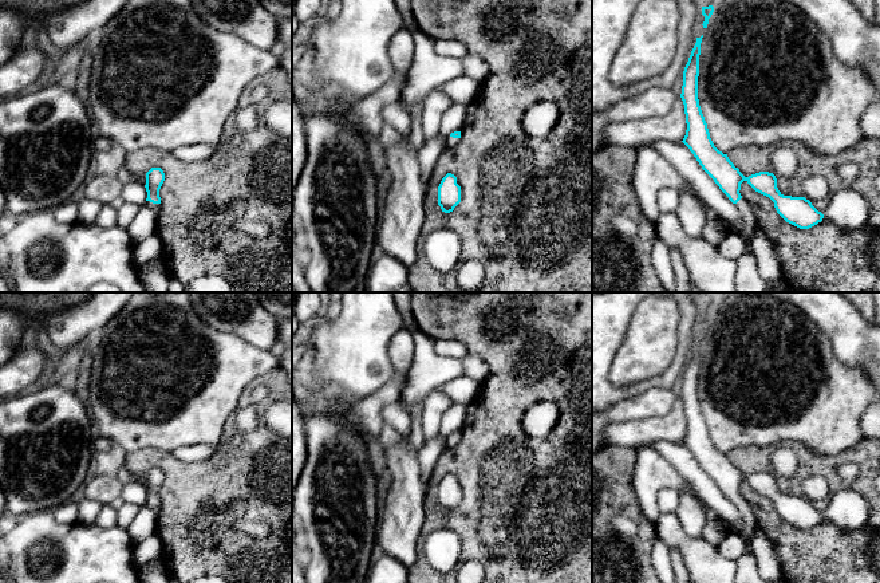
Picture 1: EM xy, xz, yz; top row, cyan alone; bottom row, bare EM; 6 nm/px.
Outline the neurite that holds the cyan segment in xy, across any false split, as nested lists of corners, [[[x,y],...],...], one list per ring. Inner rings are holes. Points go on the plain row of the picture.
[[[151,468],[146,473],[146,485],[145,485],[147,492],[146,503],[155,512],[157,519],[161,513],[159,489],[163,481],[165,481],[165,473],[161,468]]]

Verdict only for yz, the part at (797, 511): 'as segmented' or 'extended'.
extended

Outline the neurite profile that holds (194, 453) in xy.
[[[190,445],[182,446],[173,452],[173,456],[185,462],[201,462],[213,457],[217,452],[218,445]]]

